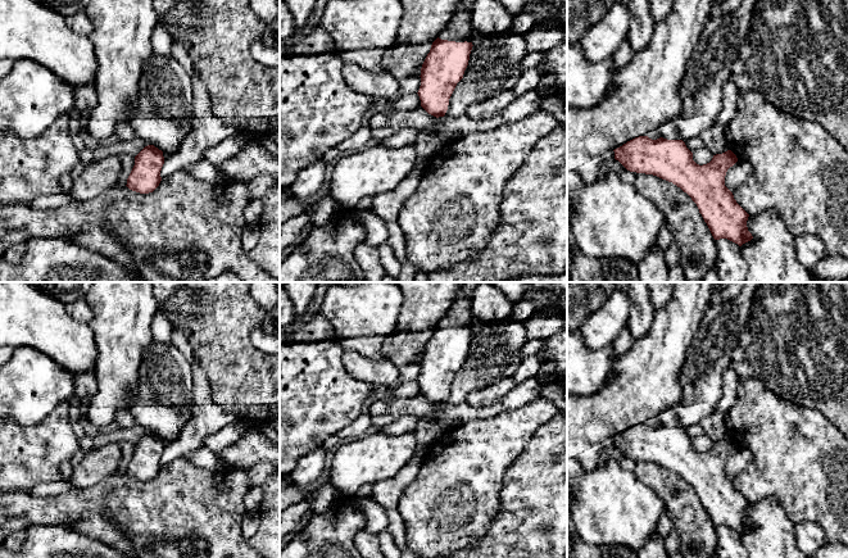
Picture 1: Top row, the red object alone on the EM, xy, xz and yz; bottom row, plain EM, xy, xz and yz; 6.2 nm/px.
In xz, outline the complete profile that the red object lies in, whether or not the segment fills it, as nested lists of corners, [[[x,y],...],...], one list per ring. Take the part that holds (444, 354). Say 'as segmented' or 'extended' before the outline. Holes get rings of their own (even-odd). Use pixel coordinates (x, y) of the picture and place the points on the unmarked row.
extended; [[[463,286],[449,312],[432,330],[421,355],[418,384],[421,394],[431,403],[444,404],[449,386],[463,366],[472,337],[472,299],[464,294]]]

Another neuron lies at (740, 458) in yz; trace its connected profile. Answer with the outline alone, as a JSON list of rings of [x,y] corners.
[[[738,448],[733,454],[730,454],[725,463],[725,473],[733,478],[739,472],[742,472],[752,462],[753,455],[749,450]]]

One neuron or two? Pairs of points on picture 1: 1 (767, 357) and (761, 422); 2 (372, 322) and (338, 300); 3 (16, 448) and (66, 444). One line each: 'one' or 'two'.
1: two
2: one
3: one

